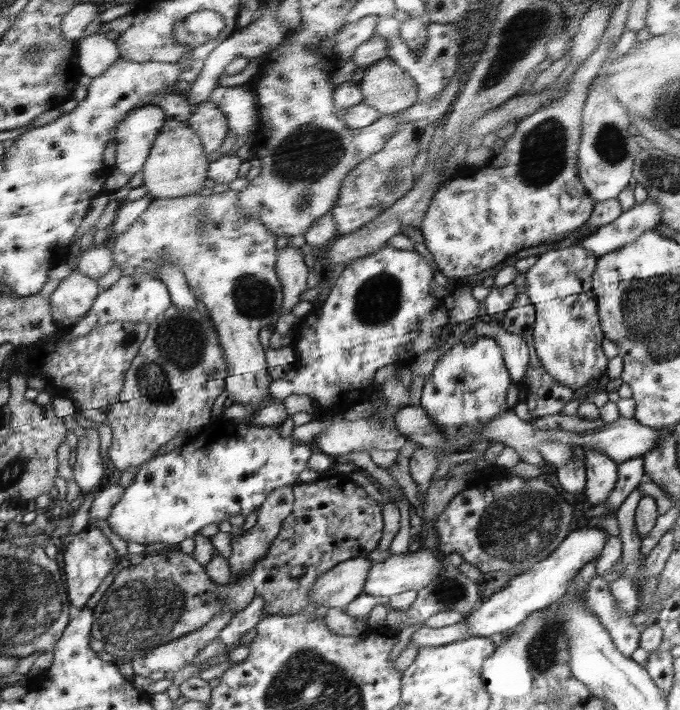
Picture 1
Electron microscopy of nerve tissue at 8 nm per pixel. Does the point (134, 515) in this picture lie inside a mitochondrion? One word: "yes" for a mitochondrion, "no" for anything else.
no

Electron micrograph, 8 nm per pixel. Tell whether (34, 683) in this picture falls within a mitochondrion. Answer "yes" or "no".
no

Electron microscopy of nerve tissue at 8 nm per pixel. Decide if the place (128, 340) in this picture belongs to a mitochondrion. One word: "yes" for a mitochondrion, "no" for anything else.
yes

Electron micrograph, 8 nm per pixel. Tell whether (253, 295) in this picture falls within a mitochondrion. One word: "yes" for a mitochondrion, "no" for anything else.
yes

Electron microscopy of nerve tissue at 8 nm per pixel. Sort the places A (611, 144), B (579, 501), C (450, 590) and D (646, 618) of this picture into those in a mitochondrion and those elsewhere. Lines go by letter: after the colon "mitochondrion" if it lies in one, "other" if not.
A: mitochondrion
B: other
C: mitochondrion
D: other

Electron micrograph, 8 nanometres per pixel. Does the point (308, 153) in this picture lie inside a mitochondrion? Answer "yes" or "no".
yes

